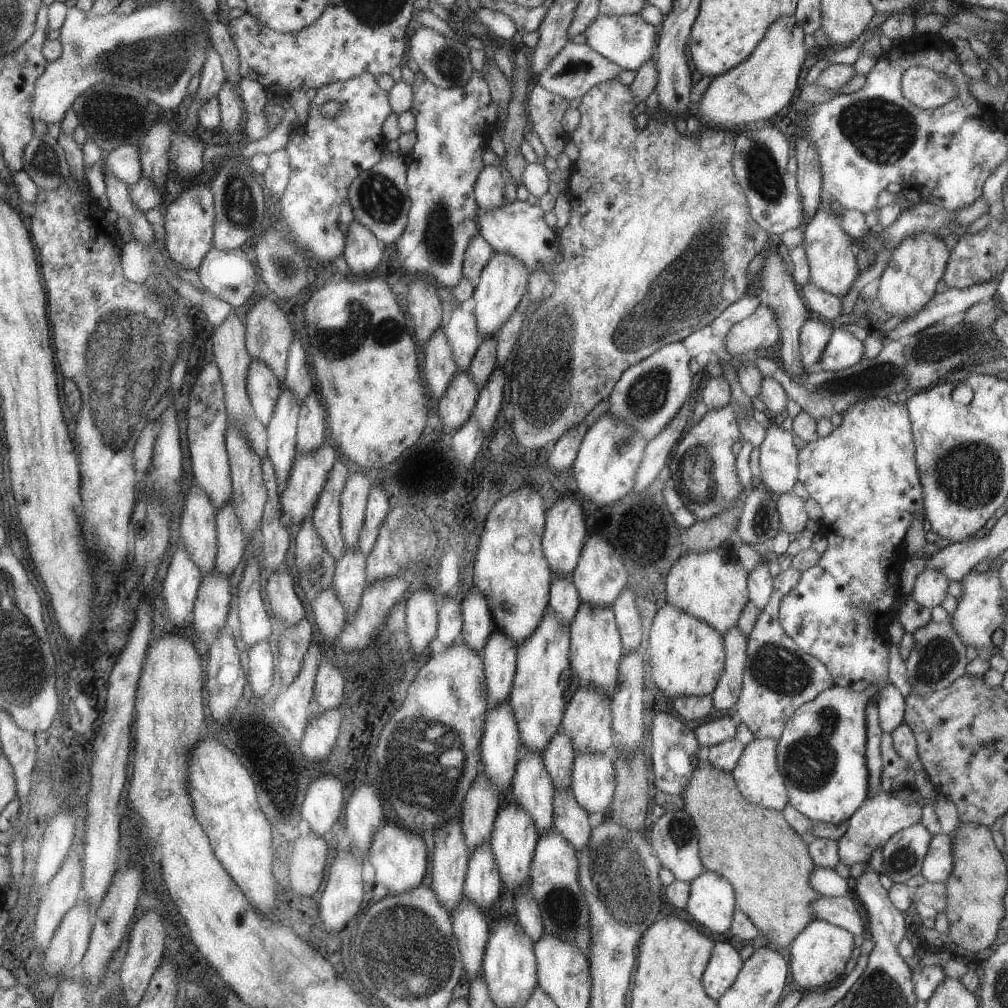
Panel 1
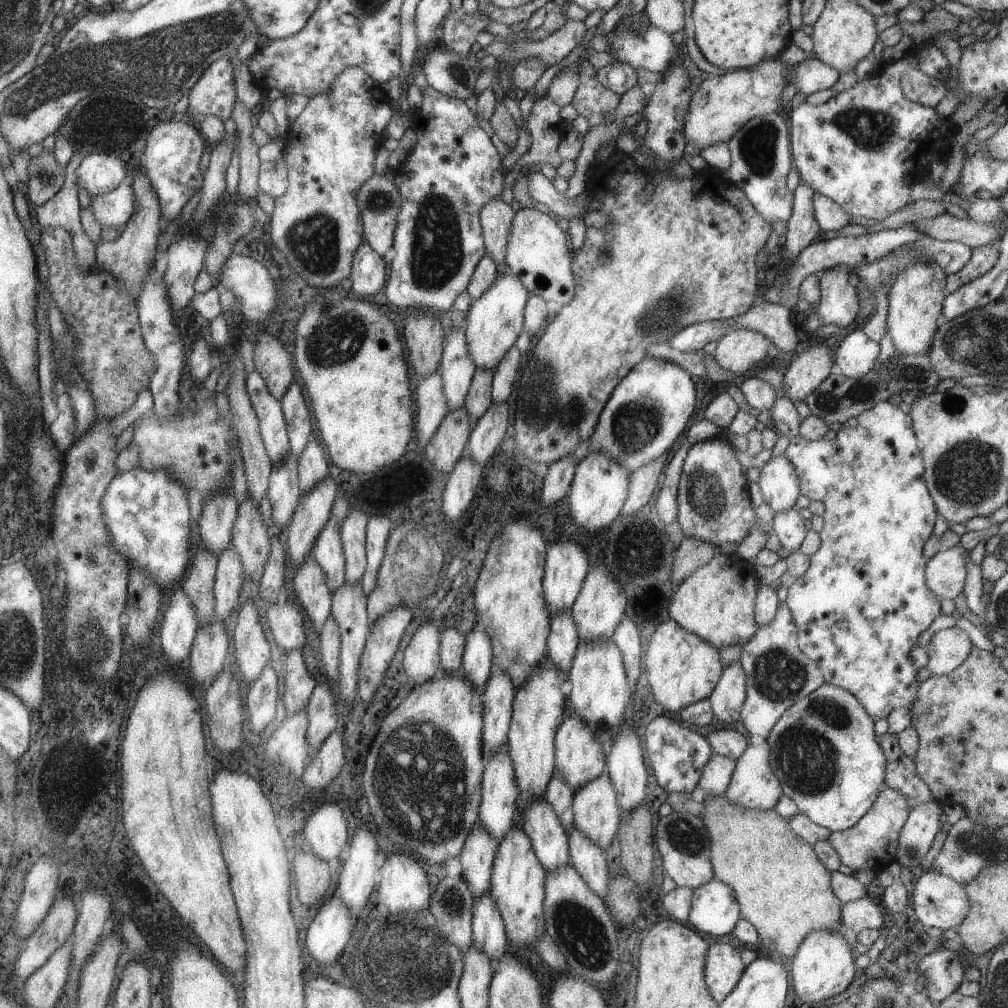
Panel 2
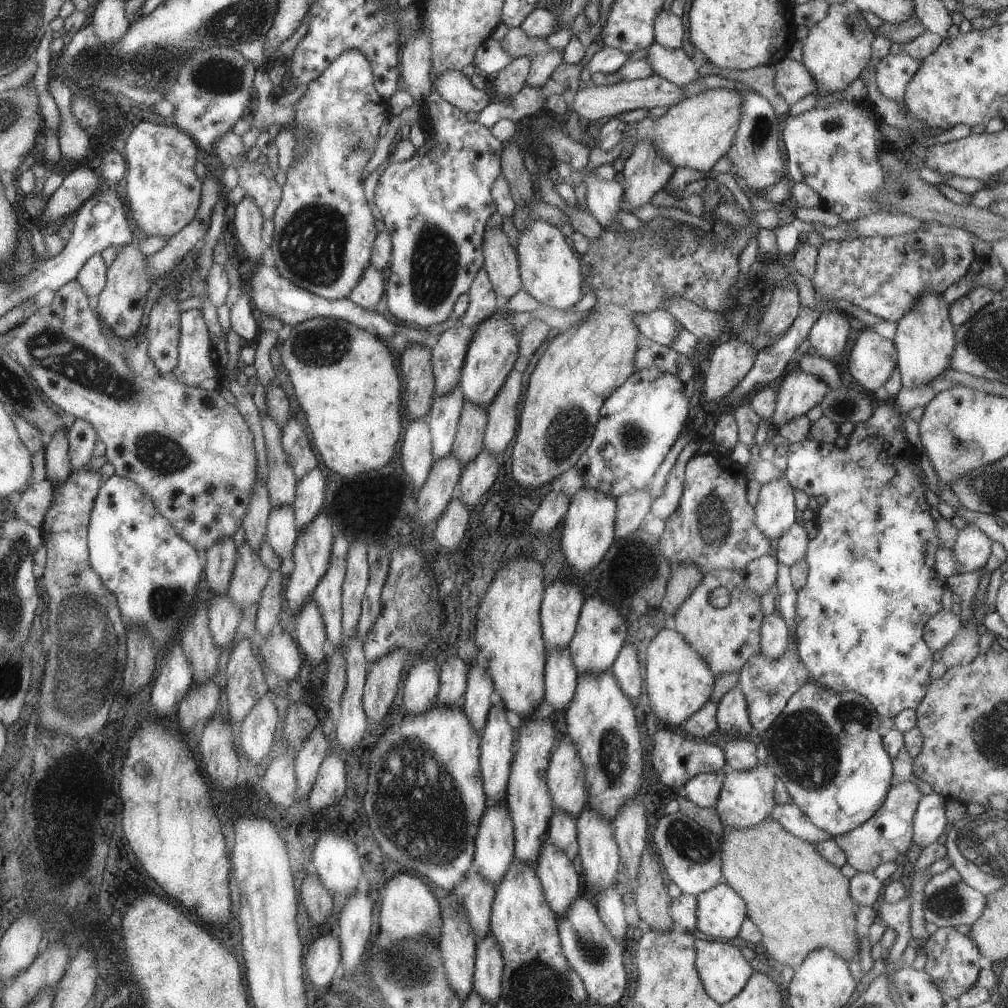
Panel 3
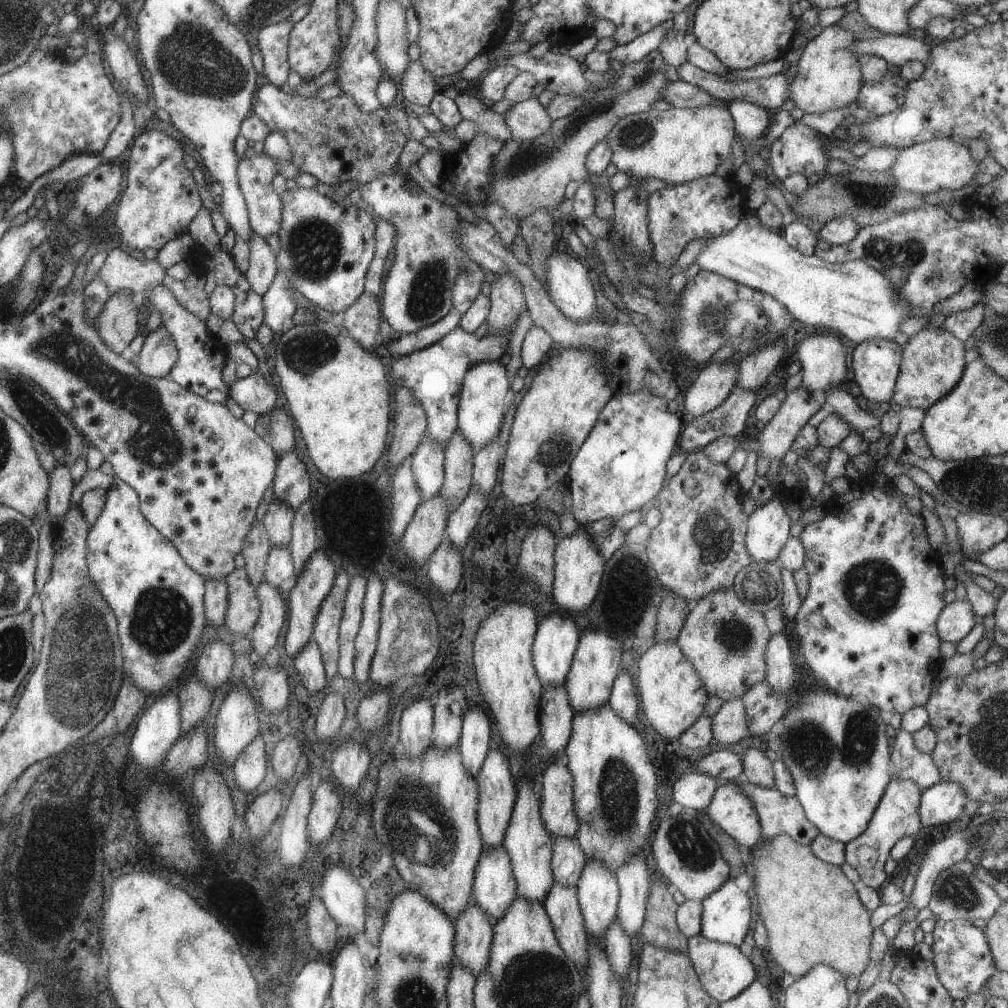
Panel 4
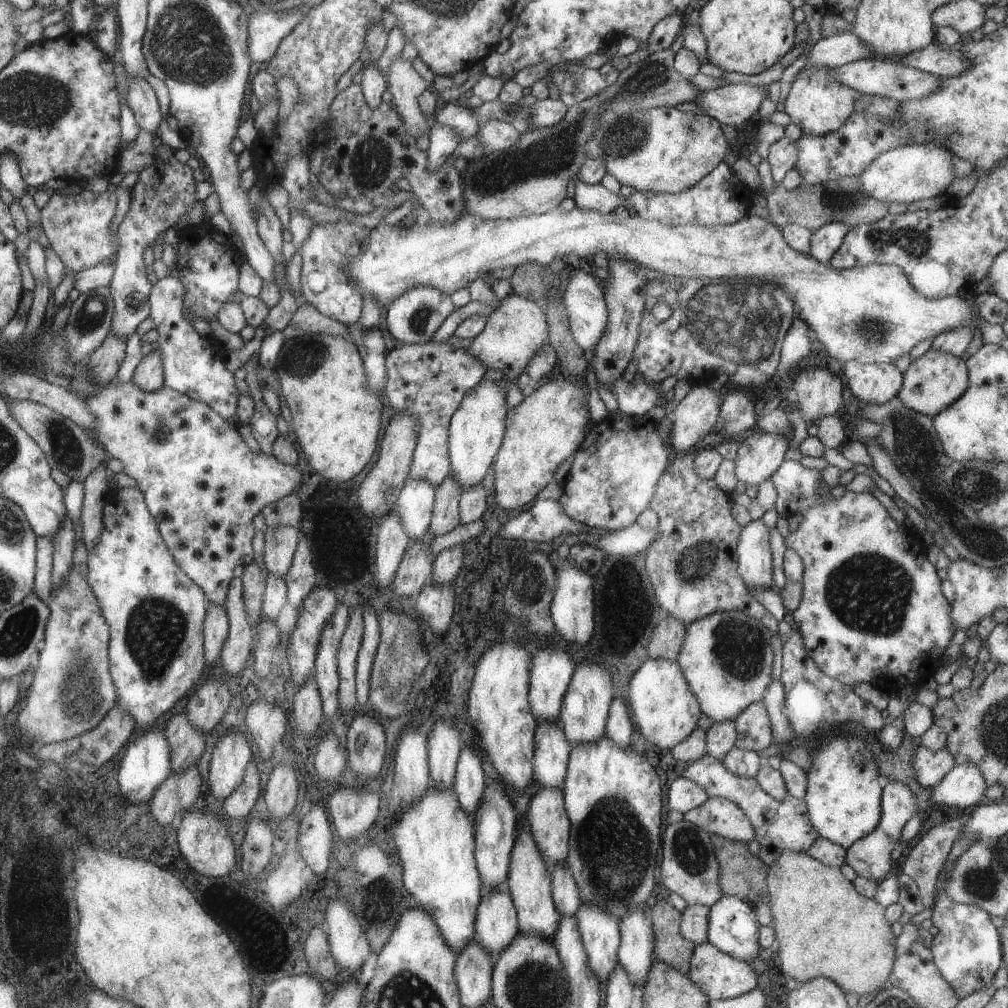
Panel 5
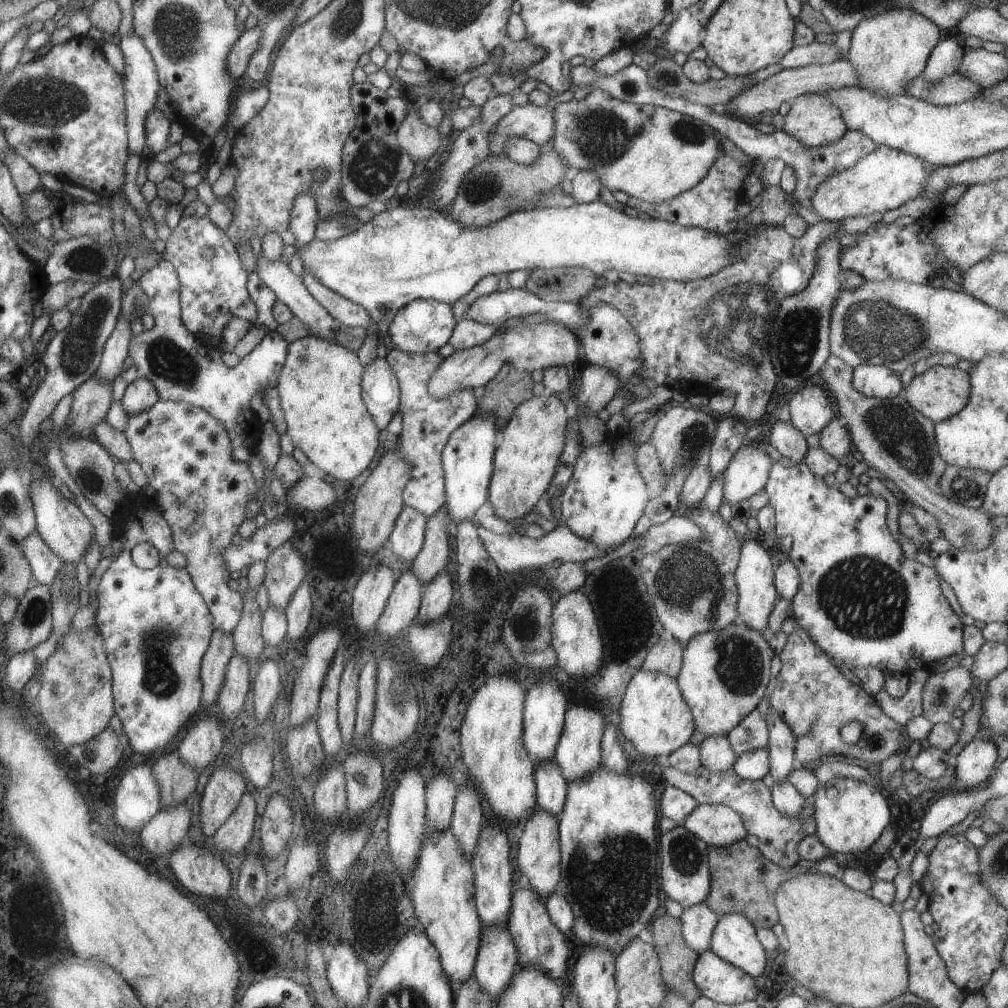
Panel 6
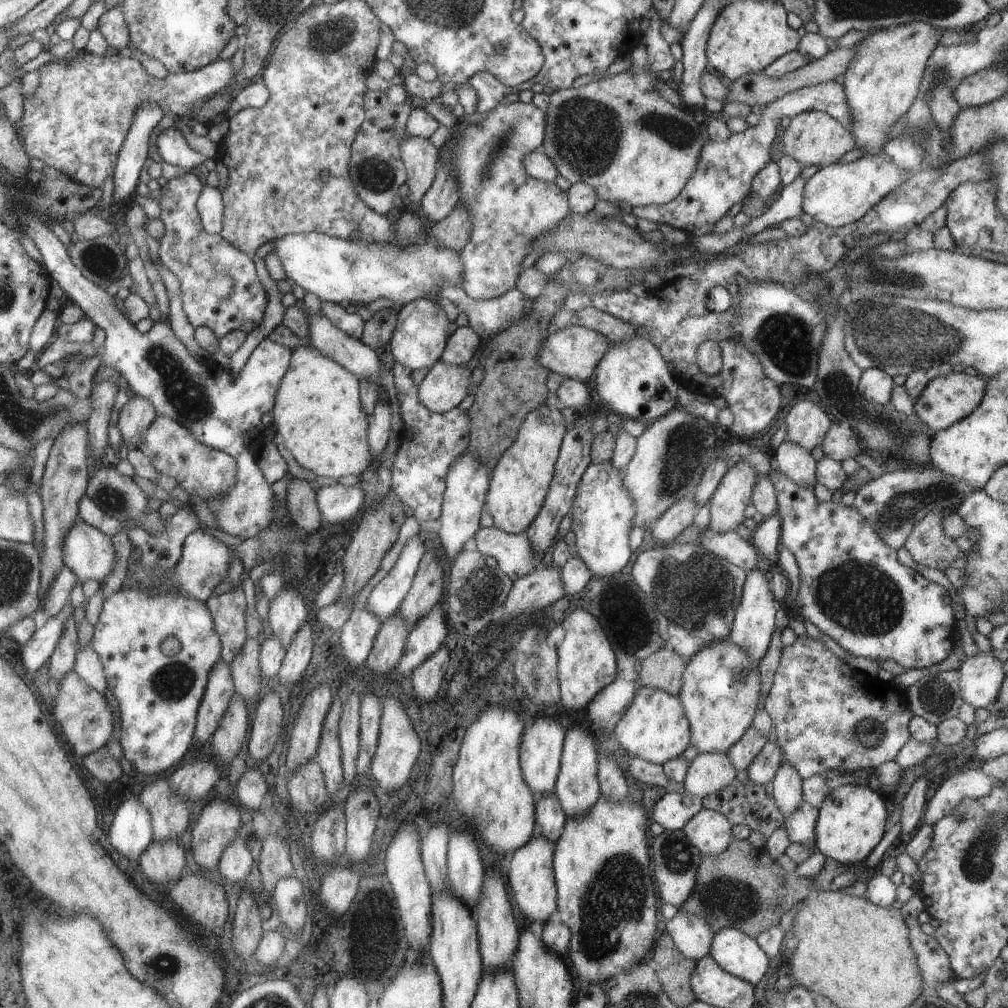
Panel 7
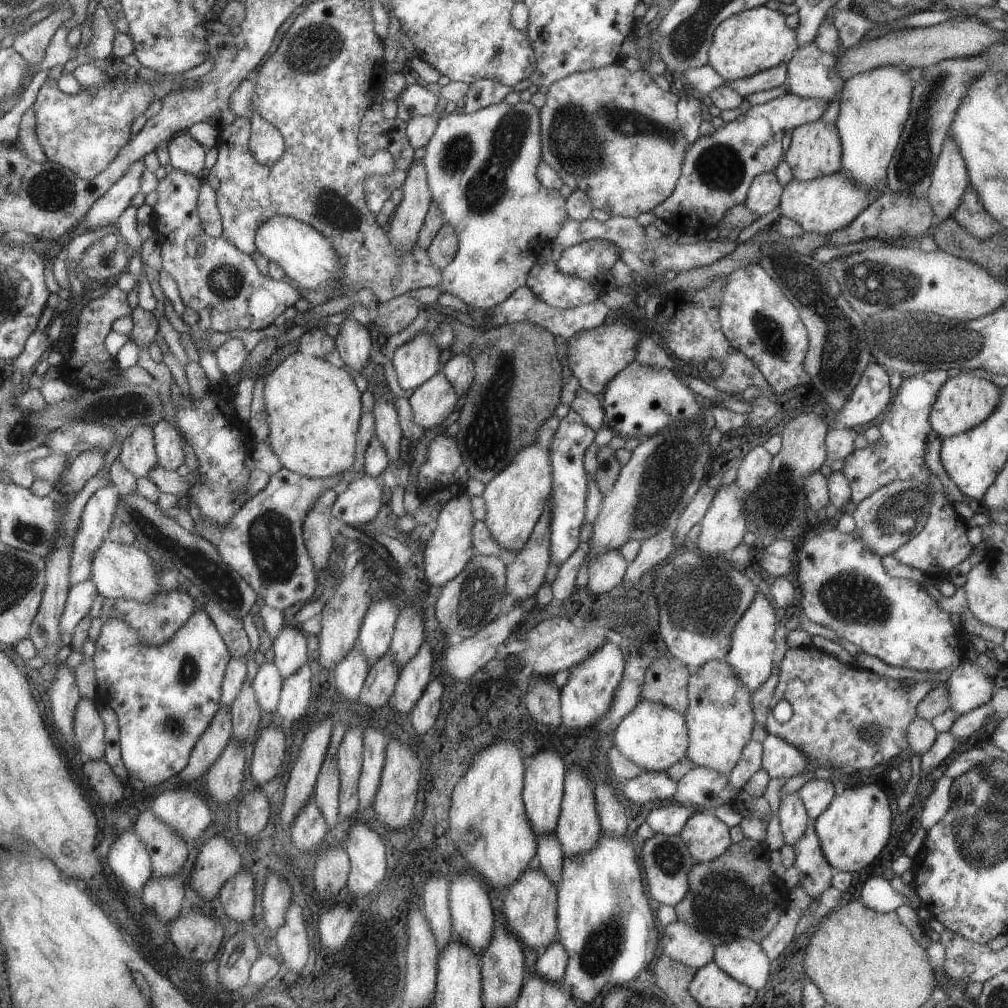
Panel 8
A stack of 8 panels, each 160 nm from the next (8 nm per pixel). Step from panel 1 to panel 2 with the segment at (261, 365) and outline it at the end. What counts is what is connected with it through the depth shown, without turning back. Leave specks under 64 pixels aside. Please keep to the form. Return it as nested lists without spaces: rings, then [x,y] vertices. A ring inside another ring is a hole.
[[[256,370],[246,374],[245,386],[258,420],[266,453],[273,464],[290,448],[280,401],[266,389],[264,380]]]

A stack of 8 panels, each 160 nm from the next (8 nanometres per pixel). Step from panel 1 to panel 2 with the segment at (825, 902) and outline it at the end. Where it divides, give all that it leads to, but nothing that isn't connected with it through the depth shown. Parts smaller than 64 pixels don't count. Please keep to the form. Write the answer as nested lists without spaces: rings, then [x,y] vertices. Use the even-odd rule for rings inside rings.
[[[863,897],[843,903],[840,908],[841,930],[849,928],[856,934],[864,928],[875,928],[882,932],[885,923],[884,913],[879,904],[873,904],[869,898]]]

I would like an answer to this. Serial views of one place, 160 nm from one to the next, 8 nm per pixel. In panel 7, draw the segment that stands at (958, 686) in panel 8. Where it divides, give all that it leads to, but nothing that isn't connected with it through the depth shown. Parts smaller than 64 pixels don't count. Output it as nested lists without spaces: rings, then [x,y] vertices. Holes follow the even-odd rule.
[[[978,651],[965,657],[958,667],[959,694],[973,709],[994,705],[1003,682],[1002,663],[991,652]]]

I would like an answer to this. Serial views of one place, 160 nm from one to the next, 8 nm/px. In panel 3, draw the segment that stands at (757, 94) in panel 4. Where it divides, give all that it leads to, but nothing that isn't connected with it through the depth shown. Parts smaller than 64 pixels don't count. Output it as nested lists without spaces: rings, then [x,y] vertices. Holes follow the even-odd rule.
[[[655,43],[647,46],[644,58],[644,60],[649,60],[653,74],[669,80],[676,86],[685,86],[701,78],[691,59],[682,48],[667,50]],[[784,59],[774,66],[773,86],[788,106],[800,98],[816,94],[817,86],[815,86],[811,74],[805,72],[805,66],[801,64],[801,61],[794,62]]]

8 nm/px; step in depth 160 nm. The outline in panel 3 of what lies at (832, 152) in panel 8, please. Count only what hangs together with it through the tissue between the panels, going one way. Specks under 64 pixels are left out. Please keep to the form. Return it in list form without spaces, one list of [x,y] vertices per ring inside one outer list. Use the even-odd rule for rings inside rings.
[[[845,2],[829,4],[825,18],[808,29],[809,33],[802,42],[801,49],[801,64],[805,66],[805,72],[811,74],[817,91],[825,90],[831,94],[843,93],[843,90],[856,80],[863,68],[868,65],[871,58],[871,44],[876,36],[873,36],[861,12]]]

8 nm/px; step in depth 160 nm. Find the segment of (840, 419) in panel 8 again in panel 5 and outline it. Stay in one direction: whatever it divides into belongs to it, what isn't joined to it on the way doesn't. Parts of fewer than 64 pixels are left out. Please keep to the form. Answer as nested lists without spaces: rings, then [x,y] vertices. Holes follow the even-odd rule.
[[[847,361],[843,372],[847,386],[858,400],[880,405],[896,396],[902,385],[902,374],[895,363],[860,363]]]

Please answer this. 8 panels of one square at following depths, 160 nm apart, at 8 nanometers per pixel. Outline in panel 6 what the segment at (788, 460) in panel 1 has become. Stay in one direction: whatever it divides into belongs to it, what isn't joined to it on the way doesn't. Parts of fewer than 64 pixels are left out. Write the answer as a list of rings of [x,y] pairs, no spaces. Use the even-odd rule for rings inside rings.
[[[749,535],[742,538],[734,579],[738,594],[736,606],[738,615],[735,623],[746,624],[756,630],[756,633],[763,634],[768,624],[768,614],[779,596],[774,585],[774,568],[771,557],[758,536]]]

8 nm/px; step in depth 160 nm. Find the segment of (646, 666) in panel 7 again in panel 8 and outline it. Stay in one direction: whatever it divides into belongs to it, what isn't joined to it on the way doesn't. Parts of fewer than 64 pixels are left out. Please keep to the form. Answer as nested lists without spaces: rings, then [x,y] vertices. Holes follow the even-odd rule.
[[[671,656],[657,658],[647,668],[640,698],[662,704],[685,716],[688,703],[687,682],[689,672],[685,665]]]

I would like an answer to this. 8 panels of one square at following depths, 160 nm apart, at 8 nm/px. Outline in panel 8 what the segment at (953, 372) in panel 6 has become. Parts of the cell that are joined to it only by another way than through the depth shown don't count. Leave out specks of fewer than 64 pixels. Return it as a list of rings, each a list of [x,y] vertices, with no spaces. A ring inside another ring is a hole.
[[[962,370],[962,373],[954,378],[948,378],[939,388],[937,400],[933,402],[933,406],[929,410],[931,429],[941,440],[951,438],[951,436],[961,434],[961,432],[967,432],[969,428],[985,421],[985,418],[991,414],[991,410],[999,404],[1001,392],[1003,390],[995,387],[991,381],[977,378],[970,371]]]

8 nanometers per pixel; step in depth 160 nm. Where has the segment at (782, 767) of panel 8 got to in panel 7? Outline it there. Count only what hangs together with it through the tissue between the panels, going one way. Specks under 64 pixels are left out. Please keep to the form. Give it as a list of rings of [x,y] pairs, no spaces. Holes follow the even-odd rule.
[[[770,738],[759,750],[759,754],[753,758],[753,762],[749,764],[749,768],[746,770],[748,780],[754,784],[765,786],[773,780],[783,759],[781,748],[774,739]]]

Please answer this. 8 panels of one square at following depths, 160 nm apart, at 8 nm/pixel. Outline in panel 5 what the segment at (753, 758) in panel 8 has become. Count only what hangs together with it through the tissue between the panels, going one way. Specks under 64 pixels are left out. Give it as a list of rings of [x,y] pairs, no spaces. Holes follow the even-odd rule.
[[[762,700],[750,702],[734,719],[738,749],[760,752],[772,742],[770,720]]]

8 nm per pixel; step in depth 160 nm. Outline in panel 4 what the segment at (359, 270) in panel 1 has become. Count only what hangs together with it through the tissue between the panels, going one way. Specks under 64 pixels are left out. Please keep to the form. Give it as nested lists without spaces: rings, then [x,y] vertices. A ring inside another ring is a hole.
[[[364,291],[351,306],[345,308],[340,326],[363,350],[374,353],[375,346],[380,342],[378,324],[381,320],[378,299]]]

